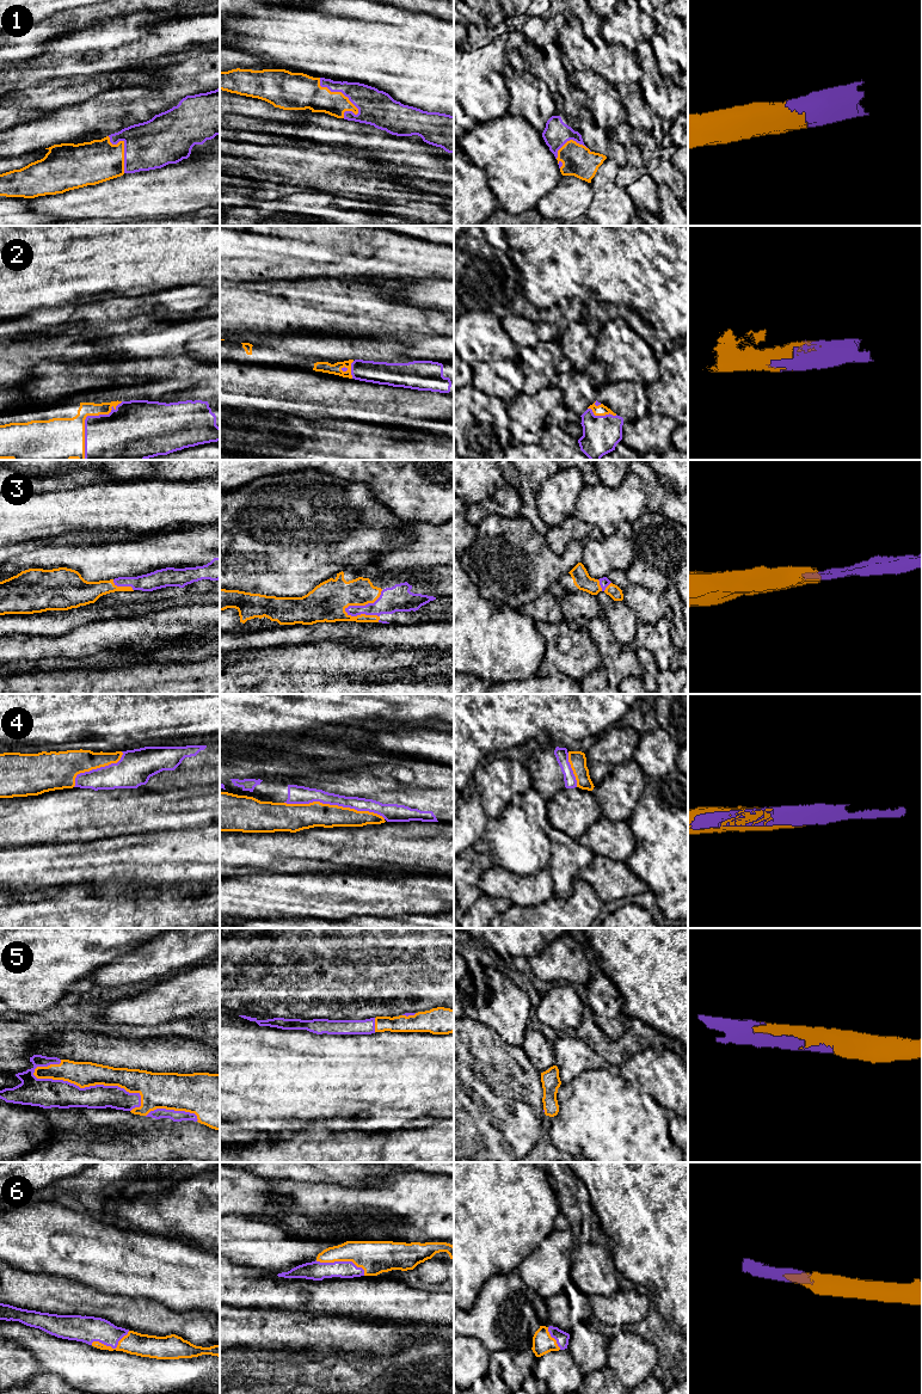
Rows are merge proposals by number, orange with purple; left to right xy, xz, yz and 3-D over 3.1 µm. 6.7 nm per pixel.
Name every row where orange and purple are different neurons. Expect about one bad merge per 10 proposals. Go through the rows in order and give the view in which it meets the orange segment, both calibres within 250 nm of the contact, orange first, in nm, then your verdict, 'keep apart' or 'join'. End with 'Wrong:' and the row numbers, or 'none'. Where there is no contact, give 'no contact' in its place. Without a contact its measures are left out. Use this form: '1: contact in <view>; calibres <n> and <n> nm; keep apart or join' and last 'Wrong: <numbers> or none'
1: contact in xz; calibres 240 and 220 nm; join
2: contact in xy; calibres 320 and 400 nm; join
3: contact in xz; calibres 260 and 180 nm; join
4: contact in xz; calibres 180 and 130 nm; join
5: contact in xy; calibres 180 and 190 nm; join
6: contact in xz; calibres 220 and 130 nm; join
Wrong: none

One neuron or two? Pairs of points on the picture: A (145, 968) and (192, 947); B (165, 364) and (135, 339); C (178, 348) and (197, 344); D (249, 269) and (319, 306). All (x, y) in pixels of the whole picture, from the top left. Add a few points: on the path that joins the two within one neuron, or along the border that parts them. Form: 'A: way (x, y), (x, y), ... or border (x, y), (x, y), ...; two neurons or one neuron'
A: way (157, 959), (180, 950); one neuron
B: border (121, 357), (149, 357); two neurons
C: way (183, 347), (192, 344); one neuron
D: border (296, 278), (241, 281); two neurons

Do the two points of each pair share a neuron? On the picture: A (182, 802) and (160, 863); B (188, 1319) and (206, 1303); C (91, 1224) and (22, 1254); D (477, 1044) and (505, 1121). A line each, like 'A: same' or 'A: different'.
A: different
B: different
C: same
D: same

